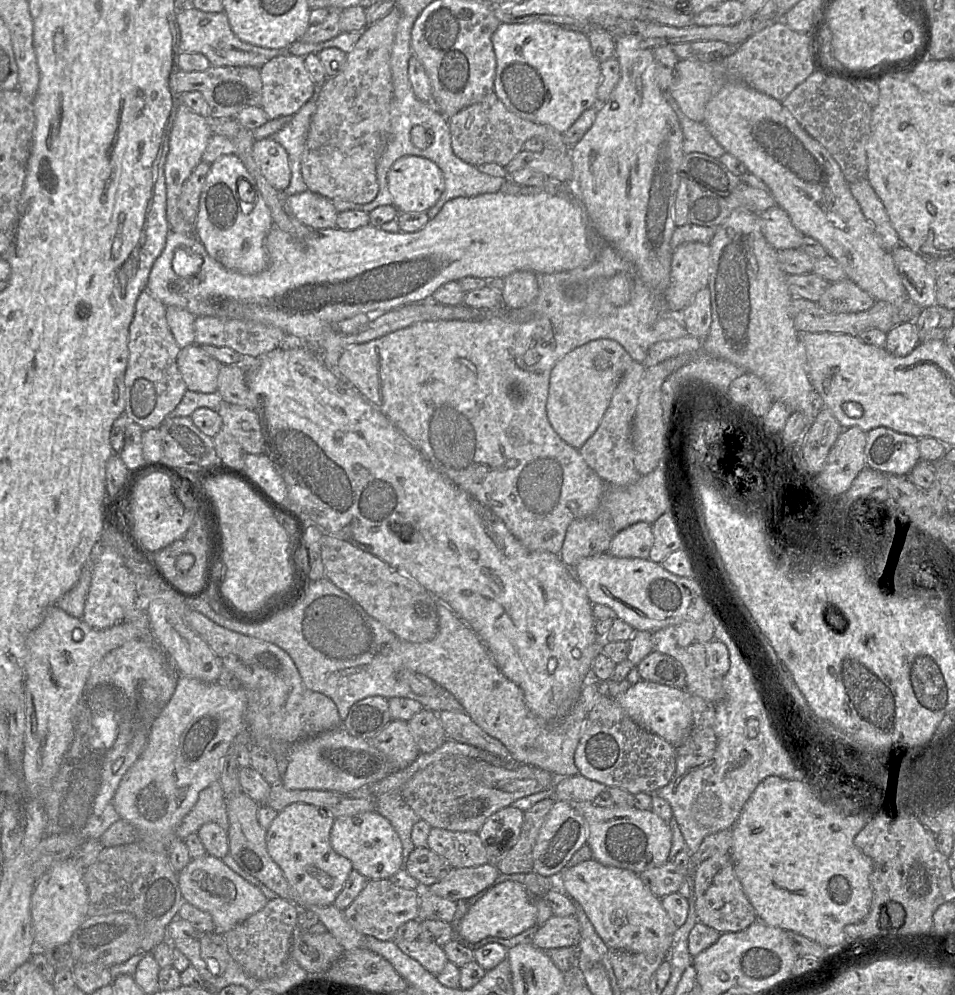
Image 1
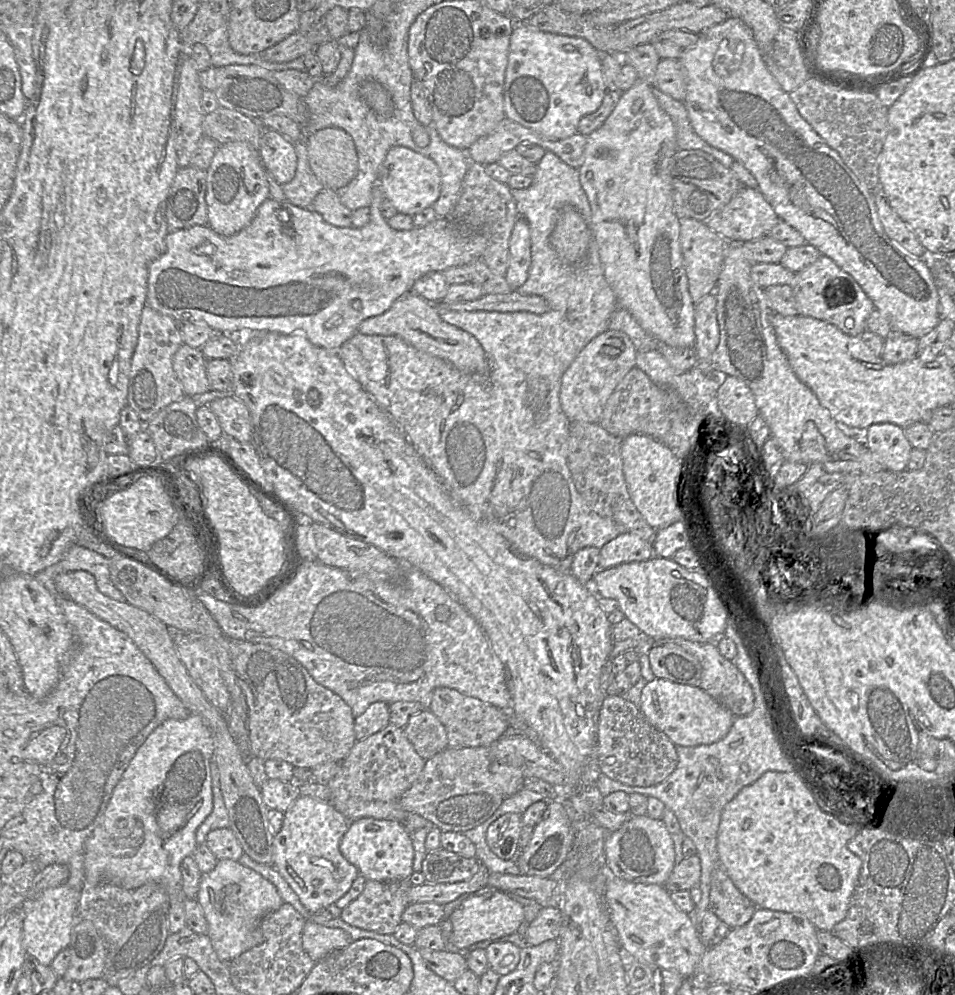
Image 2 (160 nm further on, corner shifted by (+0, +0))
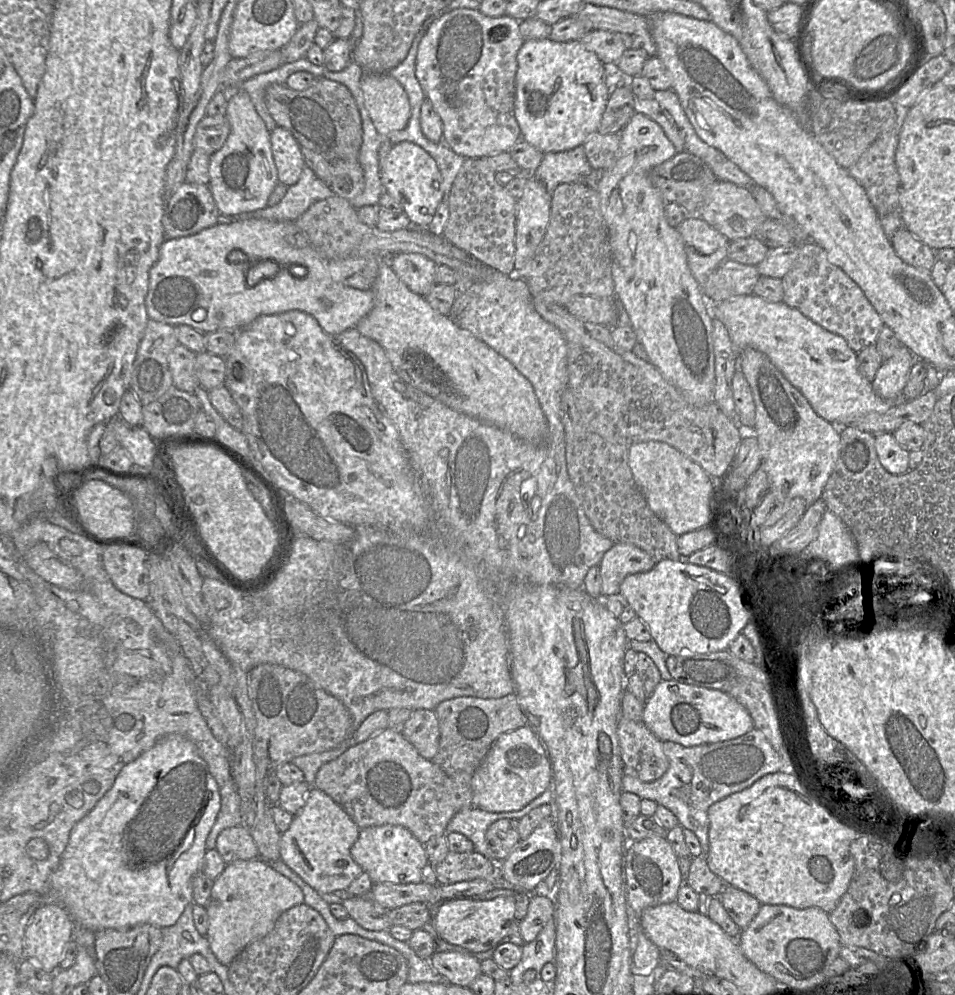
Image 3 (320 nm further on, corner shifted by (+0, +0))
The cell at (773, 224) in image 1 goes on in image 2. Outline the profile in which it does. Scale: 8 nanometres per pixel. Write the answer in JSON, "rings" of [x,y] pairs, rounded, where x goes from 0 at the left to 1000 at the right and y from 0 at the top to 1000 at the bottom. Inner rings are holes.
{"rings":[[[782,187],[777,188],[764,203],[740,223],[741,228],[764,244],[780,244],[803,237],[817,222],[799,195]]]}

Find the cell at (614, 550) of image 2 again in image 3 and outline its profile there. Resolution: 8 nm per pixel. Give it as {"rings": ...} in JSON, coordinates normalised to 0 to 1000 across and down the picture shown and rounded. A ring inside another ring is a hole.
{"rings":[[[643,546],[634,555],[627,573],[630,582],[629,597],[646,598],[653,581],[660,577],[677,575],[686,564],[675,554],[658,546]]]}

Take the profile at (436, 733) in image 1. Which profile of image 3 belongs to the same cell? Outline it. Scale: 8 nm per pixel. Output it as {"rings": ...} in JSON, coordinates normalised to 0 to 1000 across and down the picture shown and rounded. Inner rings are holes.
{"rings":[[[447,713],[431,715],[420,738],[443,762],[452,764],[459,755],[461,744],[455,715]]]}

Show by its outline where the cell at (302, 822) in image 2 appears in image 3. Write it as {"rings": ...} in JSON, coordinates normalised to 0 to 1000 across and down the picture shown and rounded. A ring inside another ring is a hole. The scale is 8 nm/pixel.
{"rings":[[[326,791],[320,800],[320,807],[307,820],[303,832],[294,838],[293,863],[334,898],[362,897],[365,889],[381,876],[366,858],[366,853],[374,844],[376,836],[377,832],[357,810],[340,796]]]}

